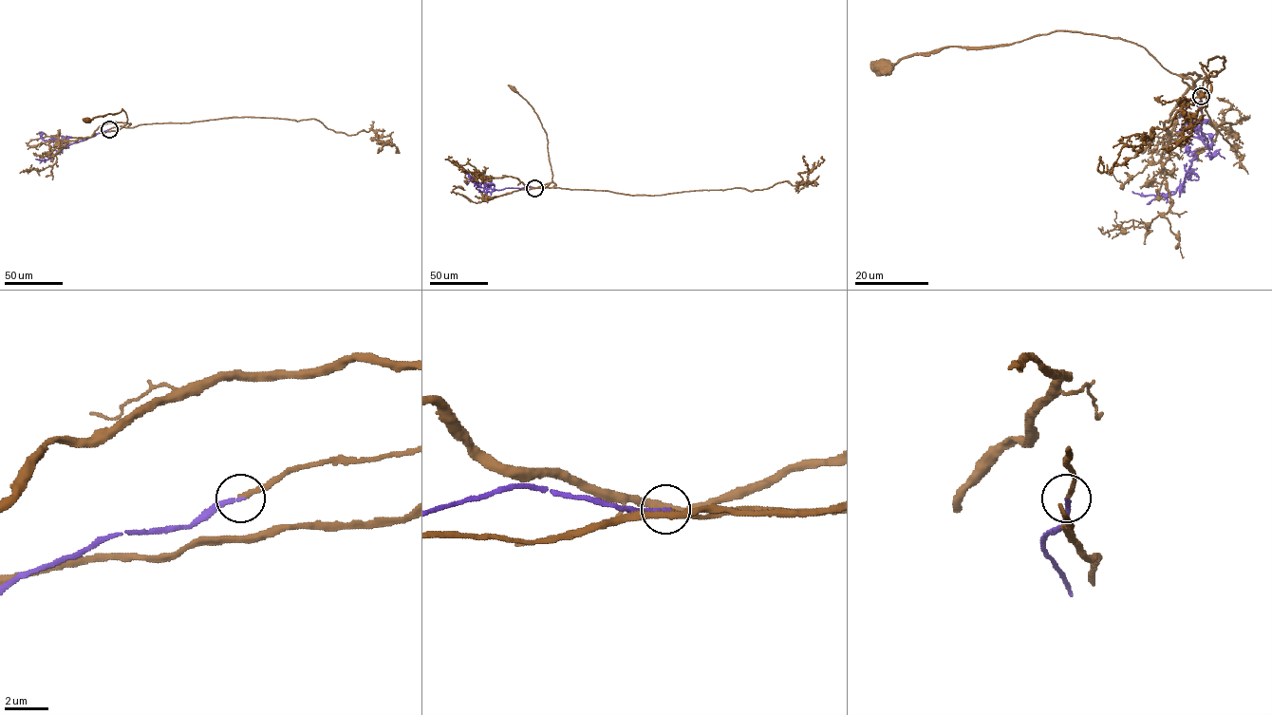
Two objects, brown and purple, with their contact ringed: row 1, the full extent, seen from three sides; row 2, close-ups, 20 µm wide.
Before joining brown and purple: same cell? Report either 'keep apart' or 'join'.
join

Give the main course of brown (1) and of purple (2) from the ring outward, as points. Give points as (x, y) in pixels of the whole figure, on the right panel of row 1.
1: (1201, 96), (1200, 85), (1171, 74), (1144, 47), (1070, 31), (1003, 45), (946, 47), (879, 68)
2: (1201, 96), (1201, 132), (1209, 148), (1189, 137), (1187, 147), (1195, 157), (1172, 194), (1131, 191)

